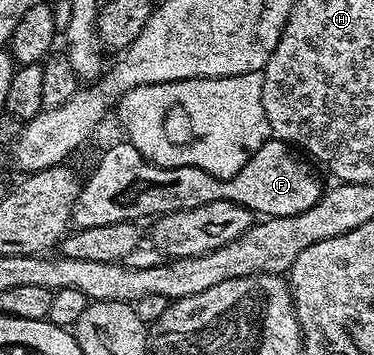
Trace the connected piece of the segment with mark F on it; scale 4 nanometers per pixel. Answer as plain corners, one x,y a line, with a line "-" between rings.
276,138
268,139
236,176
229,179
215,178
215,186
227,186
227,194
219,194
219,197
227,202
235,202
263,218
284,218
308,211
313,204
319,202
323,184
315,172
316,167
292,153
294,151
288,143

